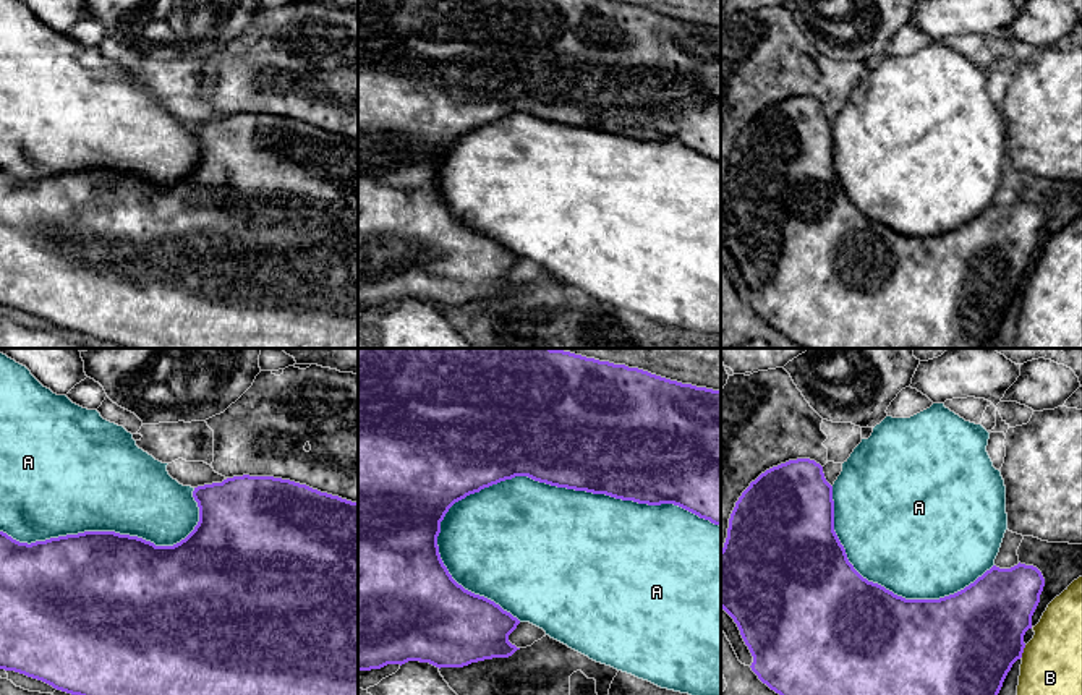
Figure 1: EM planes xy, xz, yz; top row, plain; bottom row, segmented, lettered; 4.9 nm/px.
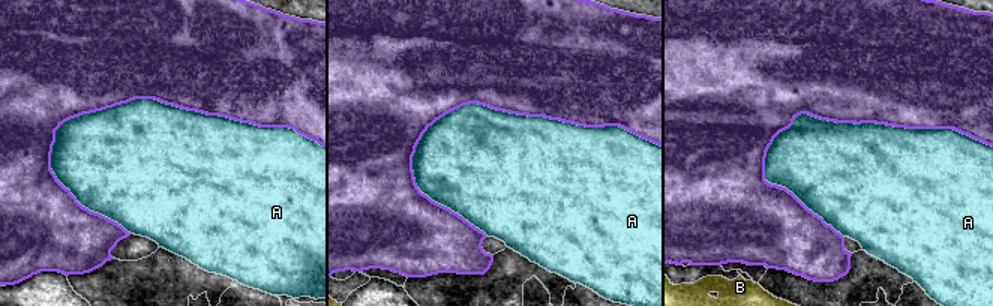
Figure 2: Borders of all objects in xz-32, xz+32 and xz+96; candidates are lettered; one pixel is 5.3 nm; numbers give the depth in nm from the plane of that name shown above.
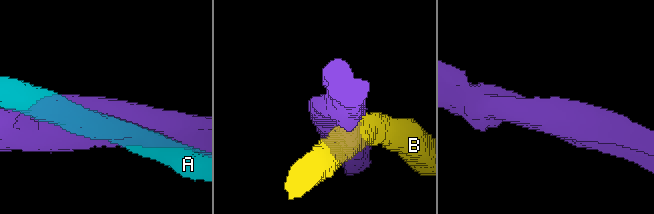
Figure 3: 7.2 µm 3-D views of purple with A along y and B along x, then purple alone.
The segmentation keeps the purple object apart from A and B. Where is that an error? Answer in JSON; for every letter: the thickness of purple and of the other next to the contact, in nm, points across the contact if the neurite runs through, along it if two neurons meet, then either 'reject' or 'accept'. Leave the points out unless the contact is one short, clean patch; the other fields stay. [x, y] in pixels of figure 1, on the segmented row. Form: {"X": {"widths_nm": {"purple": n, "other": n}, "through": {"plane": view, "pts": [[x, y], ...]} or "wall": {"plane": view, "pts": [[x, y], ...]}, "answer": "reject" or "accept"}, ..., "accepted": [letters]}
{"A": {"widths_nm": {"purple": 500, "other": 480}, "answer": "reject"}, "B": {"widths_nm": {"purple": 460, "other": 300}, "answer": "reject"}, "accepted": []}

